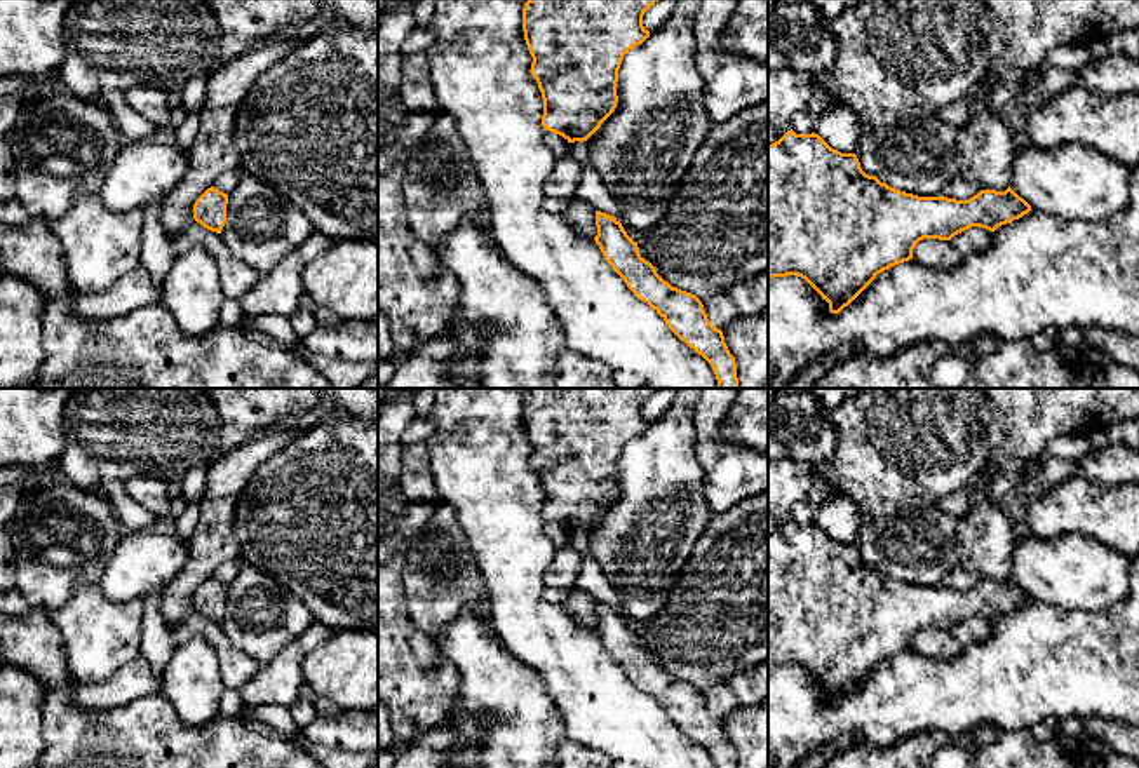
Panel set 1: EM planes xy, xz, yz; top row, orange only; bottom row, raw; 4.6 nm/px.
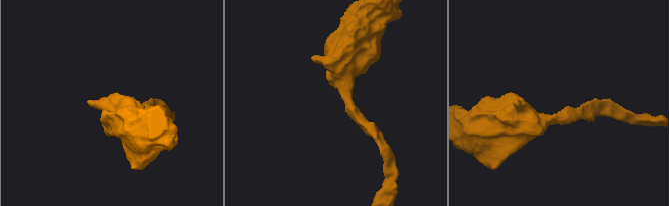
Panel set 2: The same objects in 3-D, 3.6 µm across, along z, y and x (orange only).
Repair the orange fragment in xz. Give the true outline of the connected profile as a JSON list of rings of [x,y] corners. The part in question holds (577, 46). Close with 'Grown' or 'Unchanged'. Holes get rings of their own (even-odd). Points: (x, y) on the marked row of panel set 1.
[[[528,0],[524,3],[522,31],[533,57],[531,75],[543,99],[543,131],[556,132],[568,143],[583,143],[615,111],[622,59],[650,37],[650,31],[643,26],[643,16],[655,2],[658,0]]]. Unchanged

